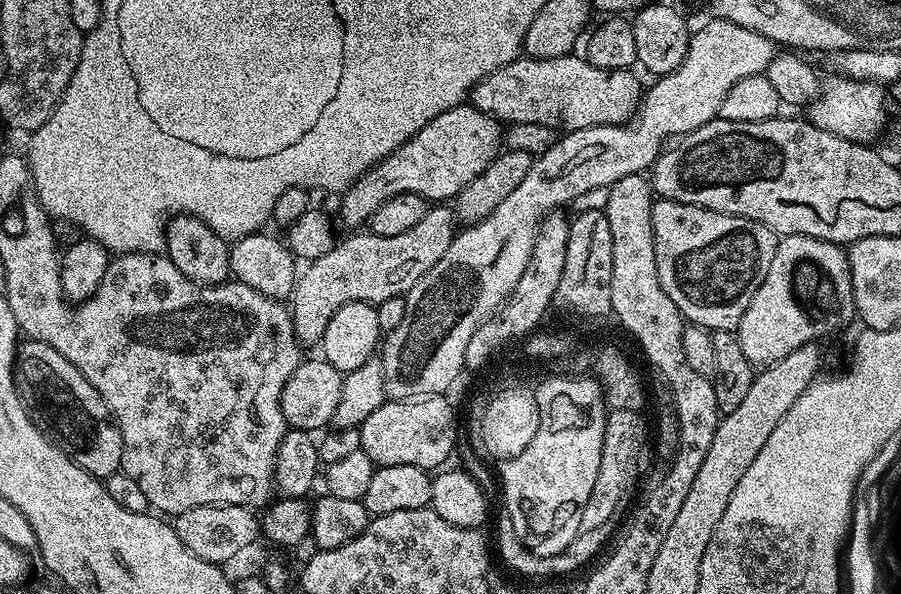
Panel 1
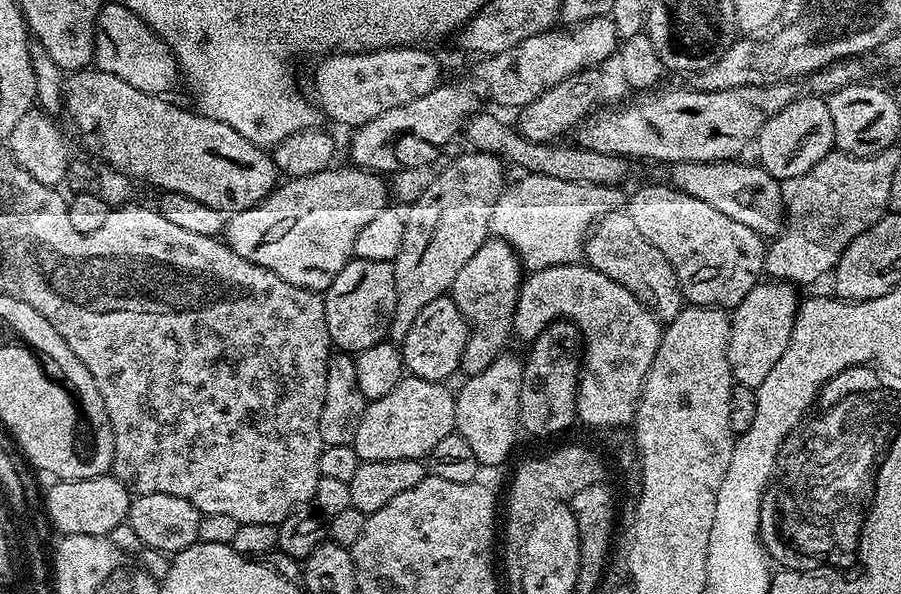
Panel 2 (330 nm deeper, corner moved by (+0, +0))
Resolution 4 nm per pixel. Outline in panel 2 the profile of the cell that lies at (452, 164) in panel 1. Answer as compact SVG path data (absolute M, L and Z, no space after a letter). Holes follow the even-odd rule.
M333 166L318 174L285 179L262 203L231 213L222 233L228 247L234 250L234 254L278 274L278 278L294 286L317 294L327 292L334 278L353 259L354 238L358 238L358 230L376 217L390 200L390 188L383 175L367 168L347 167Z

